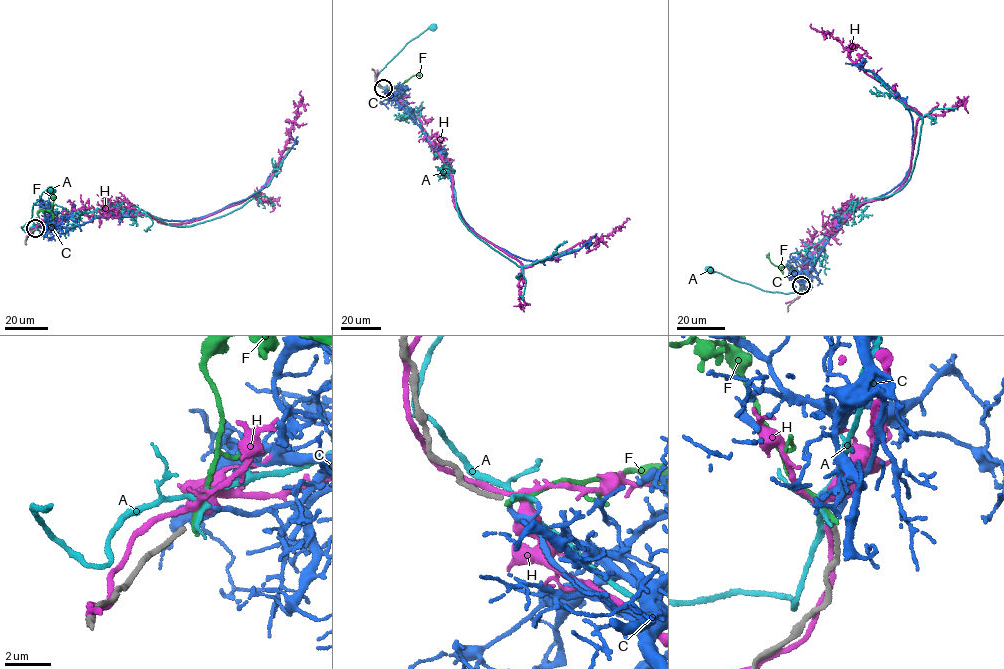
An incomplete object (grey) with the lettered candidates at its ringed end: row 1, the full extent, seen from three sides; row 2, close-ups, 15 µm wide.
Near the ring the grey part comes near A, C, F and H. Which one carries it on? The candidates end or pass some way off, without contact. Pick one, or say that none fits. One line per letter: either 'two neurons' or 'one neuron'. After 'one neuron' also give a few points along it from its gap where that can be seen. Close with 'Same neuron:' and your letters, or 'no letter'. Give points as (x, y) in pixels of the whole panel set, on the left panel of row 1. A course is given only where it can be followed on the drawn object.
A: two neurons
C: one neuron | via (36, 228), (71, 228), (127, 213), (167, 221), (201, 217), (261, 189), (296, 141), (289, 135)
F: two neurons
H: two neurons
Same neuron: C

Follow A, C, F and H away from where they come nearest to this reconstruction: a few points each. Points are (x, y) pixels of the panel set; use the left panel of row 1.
A: (36, 228), (31, 227), (27, 233), (21, 227), (31, 220), (34, 204), (43, 192), (50, 190)
C: (36, 228), (71, 228), (127, 213), (167, 221), (201, 217), (261, 189), (296, 141), (289, 135)
F: (36, 229), (37, 214), (51, 209), (54, 195)
H: (35, 228), (81, 215), (143, 214), (181, 224), (241, 202), (267, 184), (274, 171), (301, 91)

